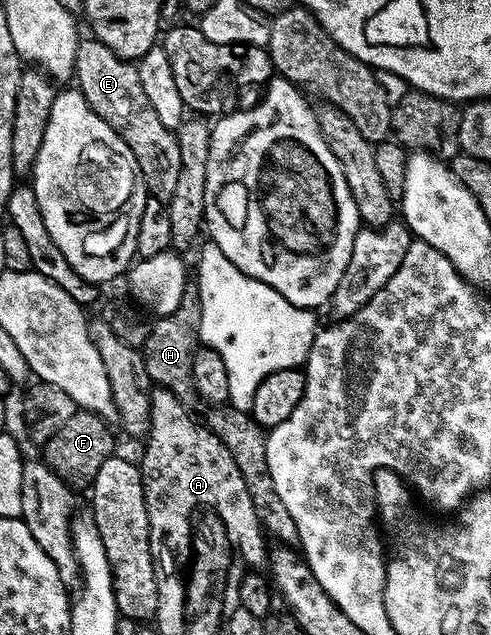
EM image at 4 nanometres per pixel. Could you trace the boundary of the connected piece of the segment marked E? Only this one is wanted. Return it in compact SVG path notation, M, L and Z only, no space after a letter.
M83 37L79 40L77 49L77 61L75 62L74 78L79 79L77 90L85 97L87 104L122 137L125 145L133 149L133 157L137 157L139 172L143 174L143 184L147 186L147 193L150 198L160 199L162 203L168 203L173 197L177 186L177 176L181 173L181 149L175 140L175 132L165 129L153 105L149 105L149 97L145 97L145 89L141 89L139 80L139 69L134 62L117 57L109 45L105 45L94 37Z

